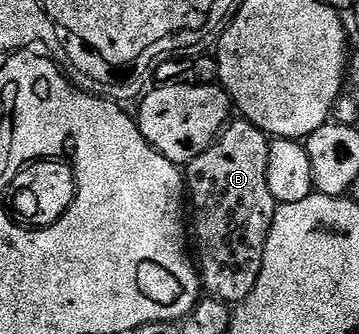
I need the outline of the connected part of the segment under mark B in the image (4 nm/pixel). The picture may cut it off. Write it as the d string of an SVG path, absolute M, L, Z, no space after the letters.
M232 120L216 135L215 142L186 167L186 198L190 203L190 214L192 210L190 234L192 230L192 238L196 241L194 262L198 267L200 284L207 297L225 304L244 302L246 296L254 292L254 284L258 284L266 240L278 205L266 184L269 145L269 135L262 133L254 124Z

